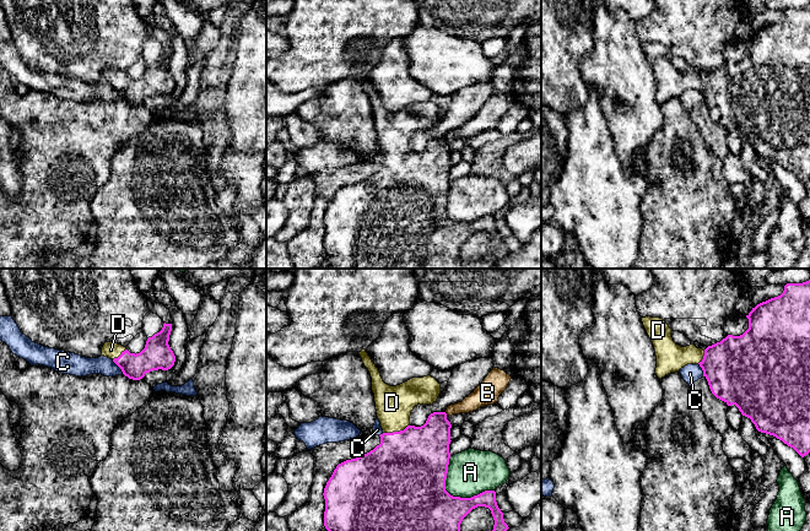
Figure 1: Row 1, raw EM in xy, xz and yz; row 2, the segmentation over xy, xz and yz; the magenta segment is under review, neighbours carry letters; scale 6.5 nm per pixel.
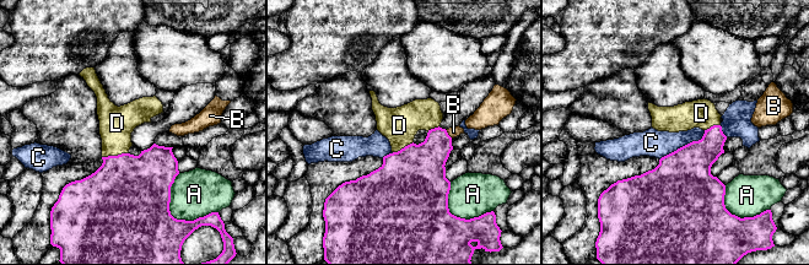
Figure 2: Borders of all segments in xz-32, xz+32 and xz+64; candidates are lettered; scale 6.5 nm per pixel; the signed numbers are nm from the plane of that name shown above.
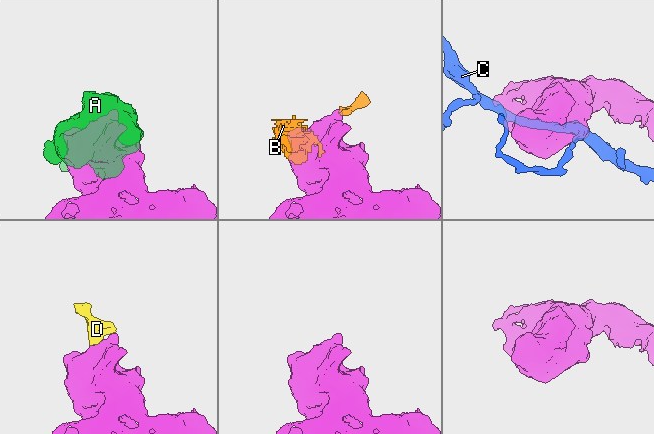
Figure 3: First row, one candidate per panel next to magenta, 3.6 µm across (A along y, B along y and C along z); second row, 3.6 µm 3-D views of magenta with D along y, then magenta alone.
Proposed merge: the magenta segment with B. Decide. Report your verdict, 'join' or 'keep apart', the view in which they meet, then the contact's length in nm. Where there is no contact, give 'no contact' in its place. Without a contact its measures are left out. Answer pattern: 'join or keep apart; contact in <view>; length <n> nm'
keep apart; contact in xz; length 30 nm

